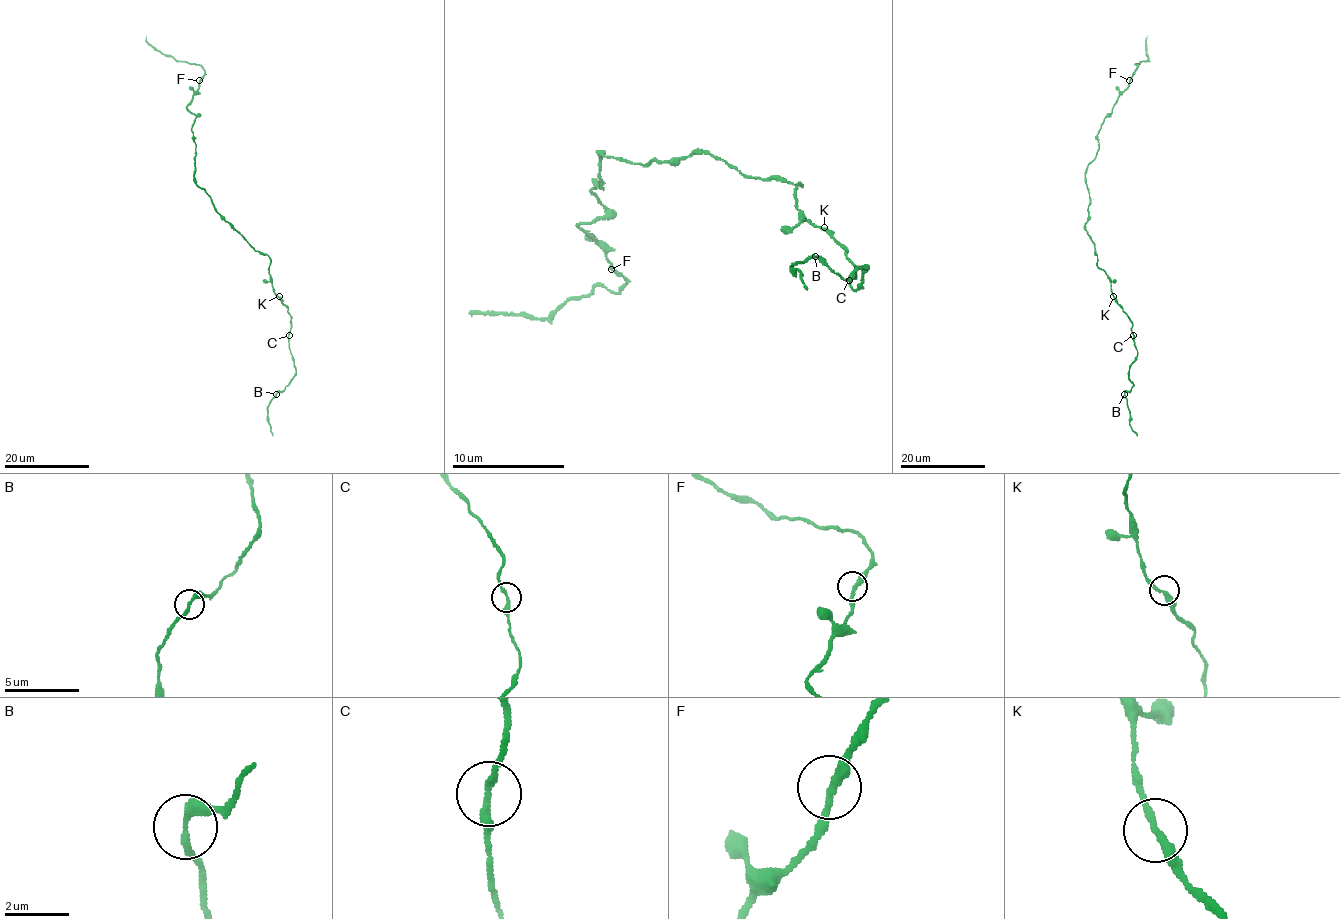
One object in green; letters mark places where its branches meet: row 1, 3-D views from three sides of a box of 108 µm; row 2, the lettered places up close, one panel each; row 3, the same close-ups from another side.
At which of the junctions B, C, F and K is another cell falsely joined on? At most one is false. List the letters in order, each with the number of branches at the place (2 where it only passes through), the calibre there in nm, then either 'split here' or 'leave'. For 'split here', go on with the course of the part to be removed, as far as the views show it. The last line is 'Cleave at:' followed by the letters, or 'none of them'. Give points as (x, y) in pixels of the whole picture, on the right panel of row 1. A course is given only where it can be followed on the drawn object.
B: 2 branches meet; 240 nm thick; leave
C: 2 branches meet; 220 nm thick; leave
F: 2 branches meet; 240 nm thick; leave
K: 2 branches meet; 240 nm thick; leave
Cleave at: none of them

